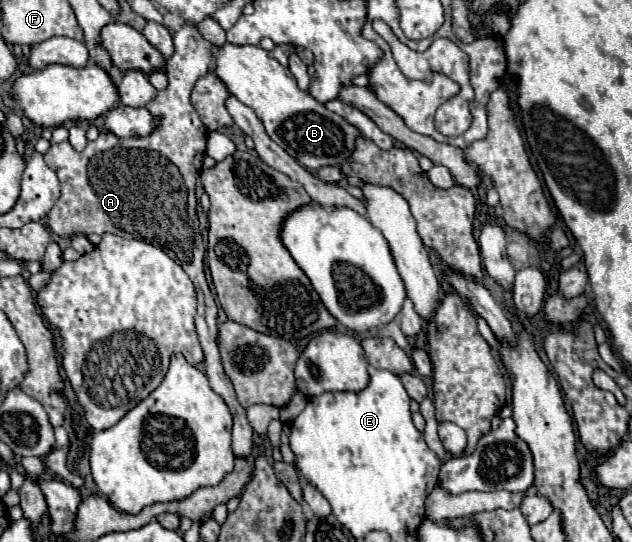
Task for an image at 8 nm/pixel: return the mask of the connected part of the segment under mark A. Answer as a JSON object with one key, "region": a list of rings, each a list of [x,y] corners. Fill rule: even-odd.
{"region":[[[184,24],[182,30],[174,34],[176,52],[166,62],[168,86],[160,90],[146,108],[160,116],[160,124],[146,138],[118,138],[114,134],[100,134],[94,142],[88,142],[82,152],[76,152],[70,142],[52,144],[44,154],[44,162],[52,168],[62,184],[62,196],[48,214],[48,228],[56,236],[74,234],[116,234],[122,238],[144,240],[160,250],[164,250],[172,260],[176,260],[184,272],[194,282],[198,292],[198,312],[196,330],[200,344],[204,348],[206,376],[216,394],[222,396],[226,406],[234,416],[232,428],[232,452],[238,458],[248,458],[252,452],[252,428],[246,420],[246,410],[238,404],[232,382],[228,380],[216,346],[218,330],[206,320],[206,304],[214,306],[212,294],[204,278],[204,240],[200,234],[198,214],[196,214],[196,180],[202,172],[202,160],[206,152],[208,128],[202,124],[194,106],[190,104],[190,94],[198,78],[202,78],[210,66],[214,66],[214,46],[204,40],[194,24]]]}

